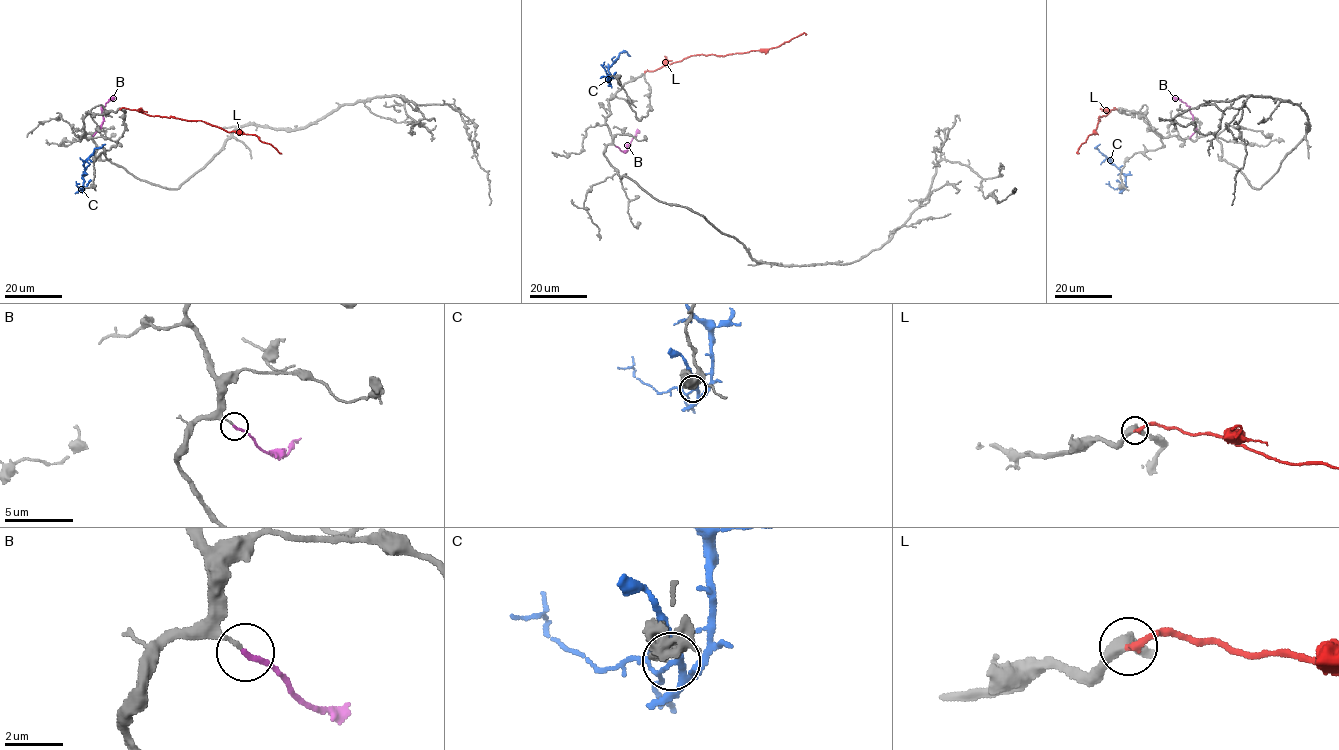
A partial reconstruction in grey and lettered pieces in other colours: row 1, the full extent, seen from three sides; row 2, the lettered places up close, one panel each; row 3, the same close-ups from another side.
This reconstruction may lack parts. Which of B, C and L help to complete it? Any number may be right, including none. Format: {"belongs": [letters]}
{"belongs": ["B", "L"]}

